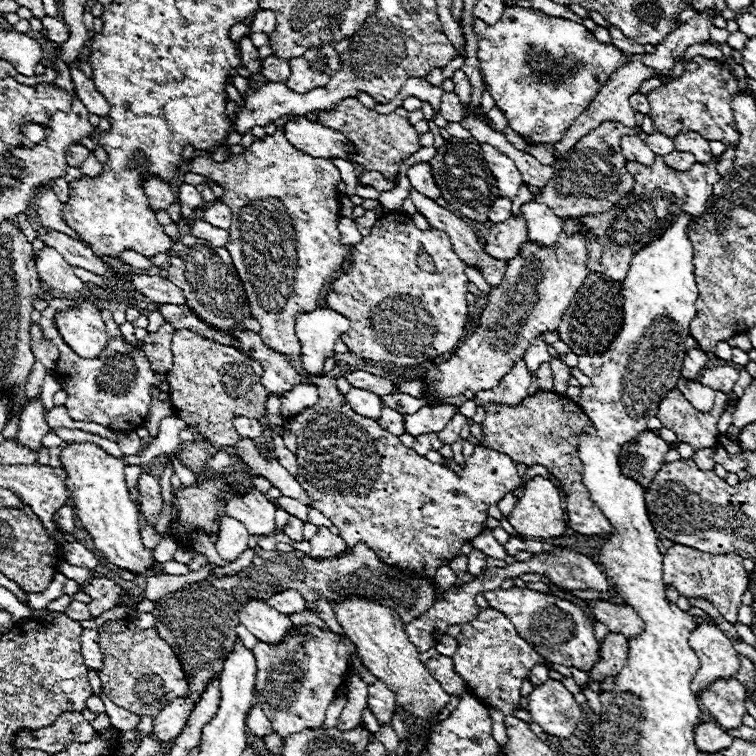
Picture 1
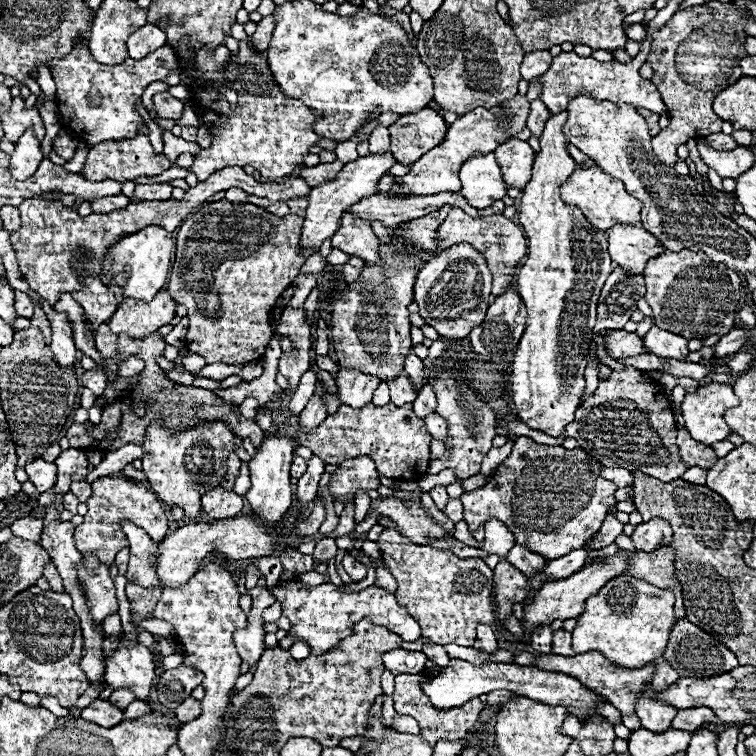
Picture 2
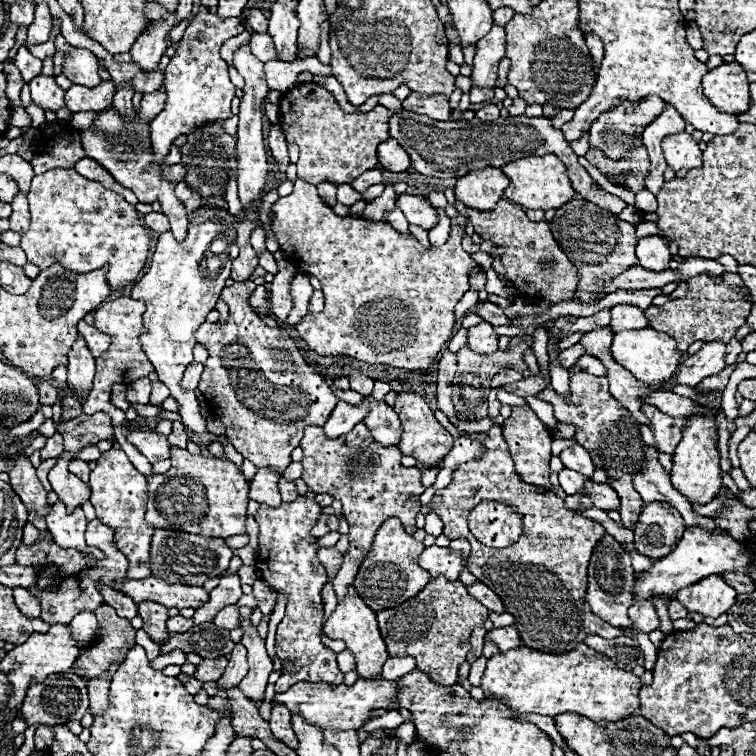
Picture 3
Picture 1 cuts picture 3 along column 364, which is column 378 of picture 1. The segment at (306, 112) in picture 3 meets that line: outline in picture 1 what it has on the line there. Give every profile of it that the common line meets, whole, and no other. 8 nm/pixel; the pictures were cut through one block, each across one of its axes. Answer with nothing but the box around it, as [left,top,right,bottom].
[316,98,422,178]

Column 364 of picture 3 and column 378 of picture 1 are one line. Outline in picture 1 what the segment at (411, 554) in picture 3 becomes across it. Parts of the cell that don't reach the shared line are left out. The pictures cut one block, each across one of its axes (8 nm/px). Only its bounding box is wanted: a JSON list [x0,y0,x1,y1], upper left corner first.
[152,544,438,742]

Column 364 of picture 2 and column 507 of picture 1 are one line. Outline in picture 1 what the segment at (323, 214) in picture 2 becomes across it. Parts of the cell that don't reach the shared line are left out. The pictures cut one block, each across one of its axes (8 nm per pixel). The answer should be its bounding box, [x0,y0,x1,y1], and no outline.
[478,142,524,200]

